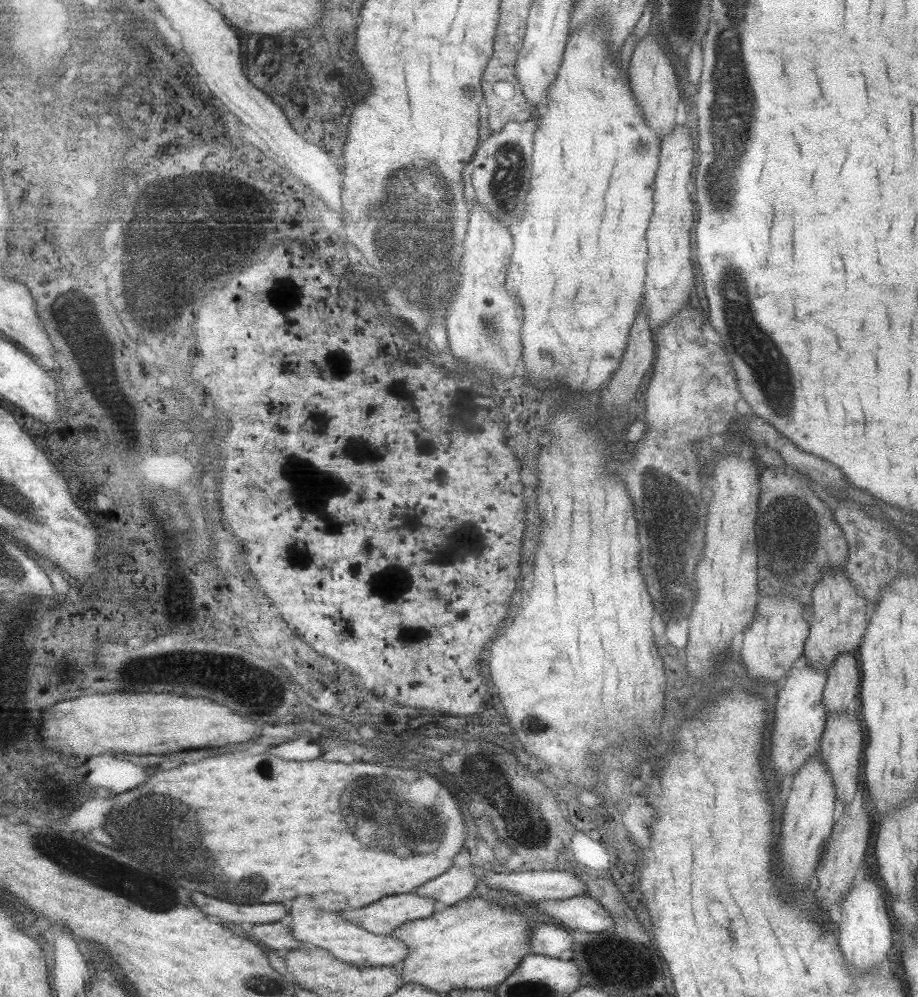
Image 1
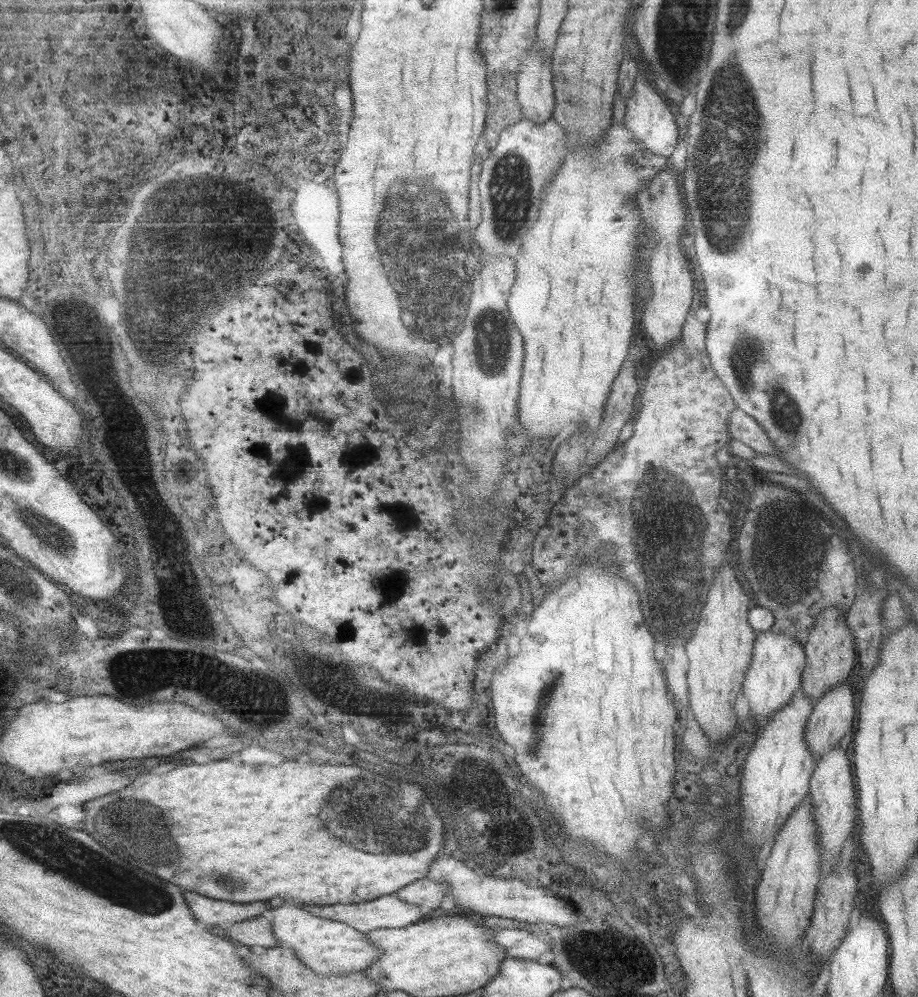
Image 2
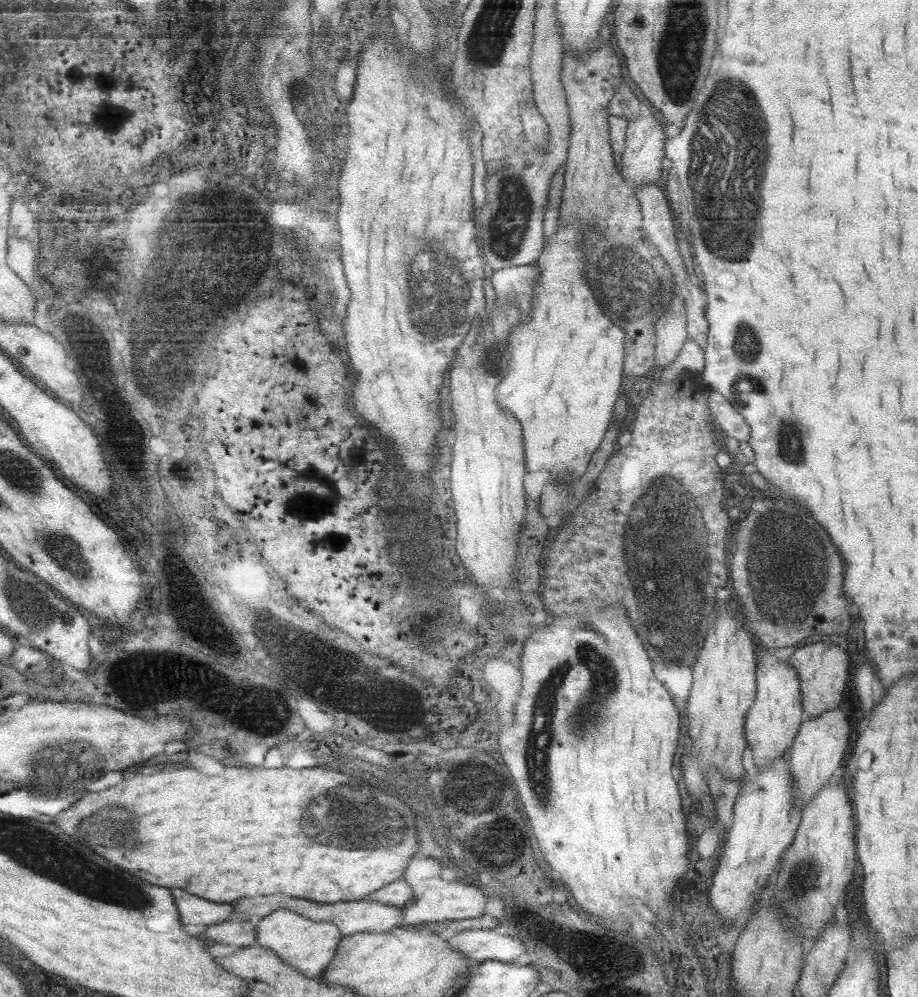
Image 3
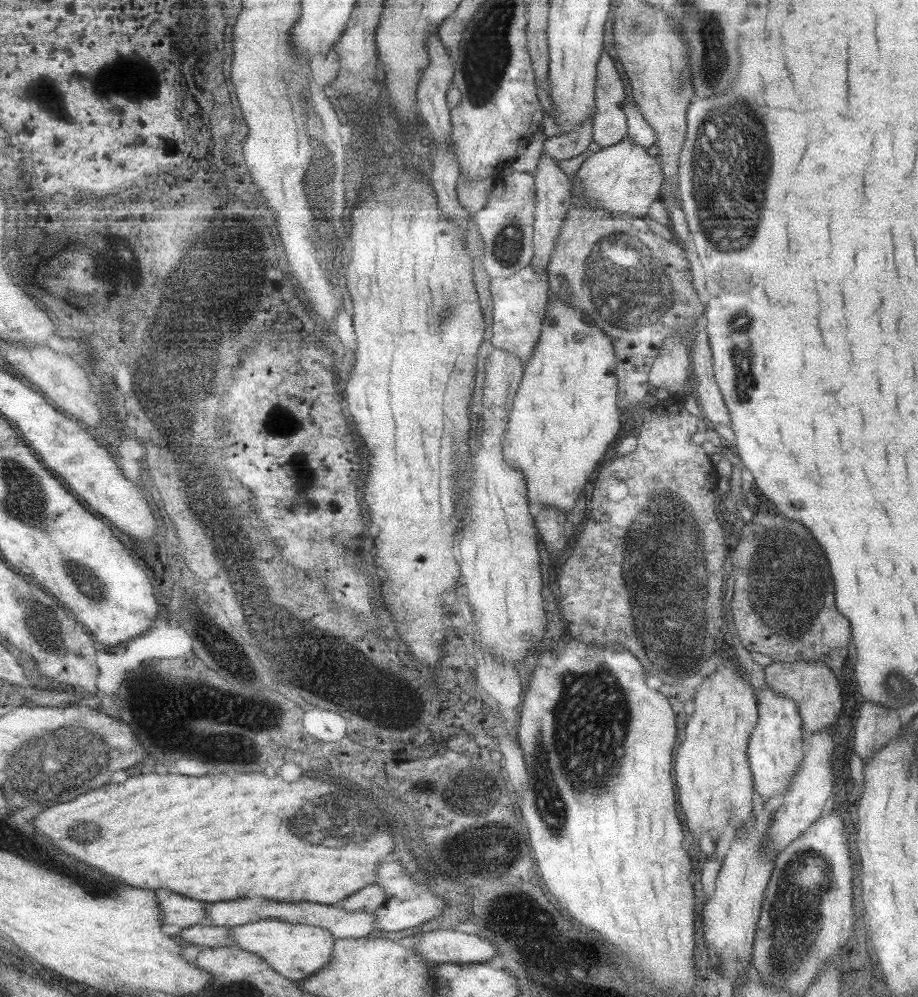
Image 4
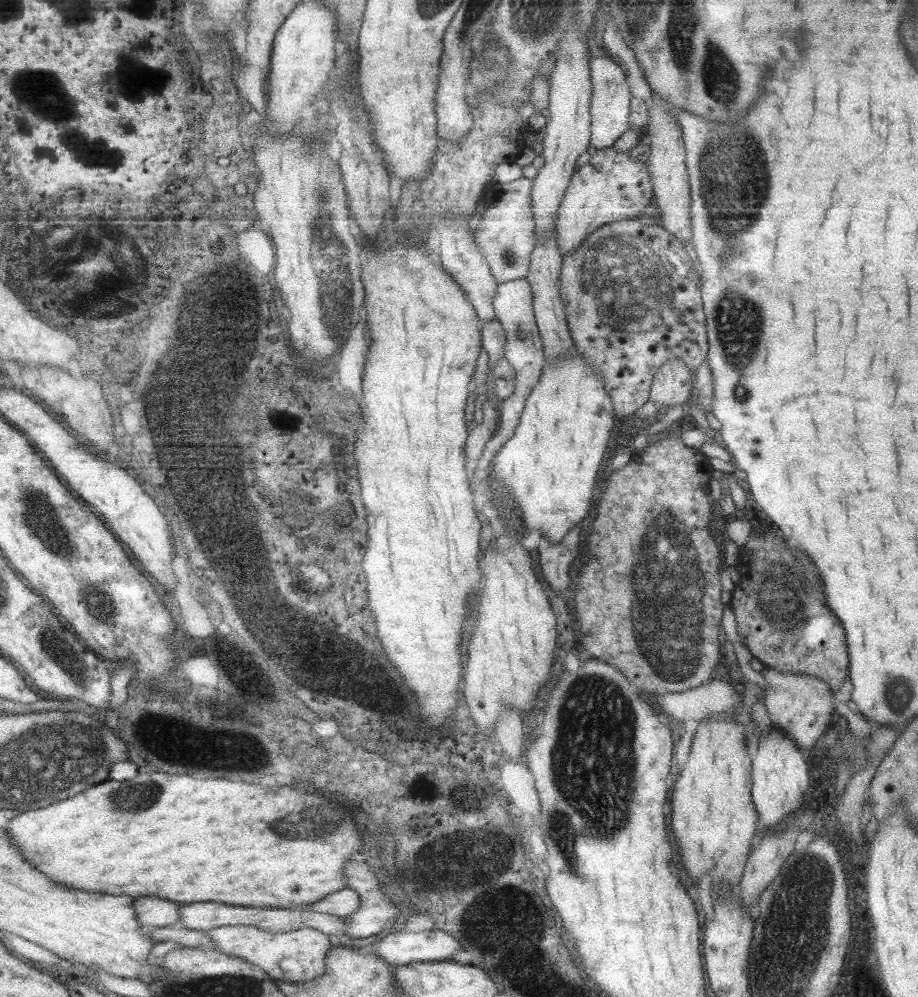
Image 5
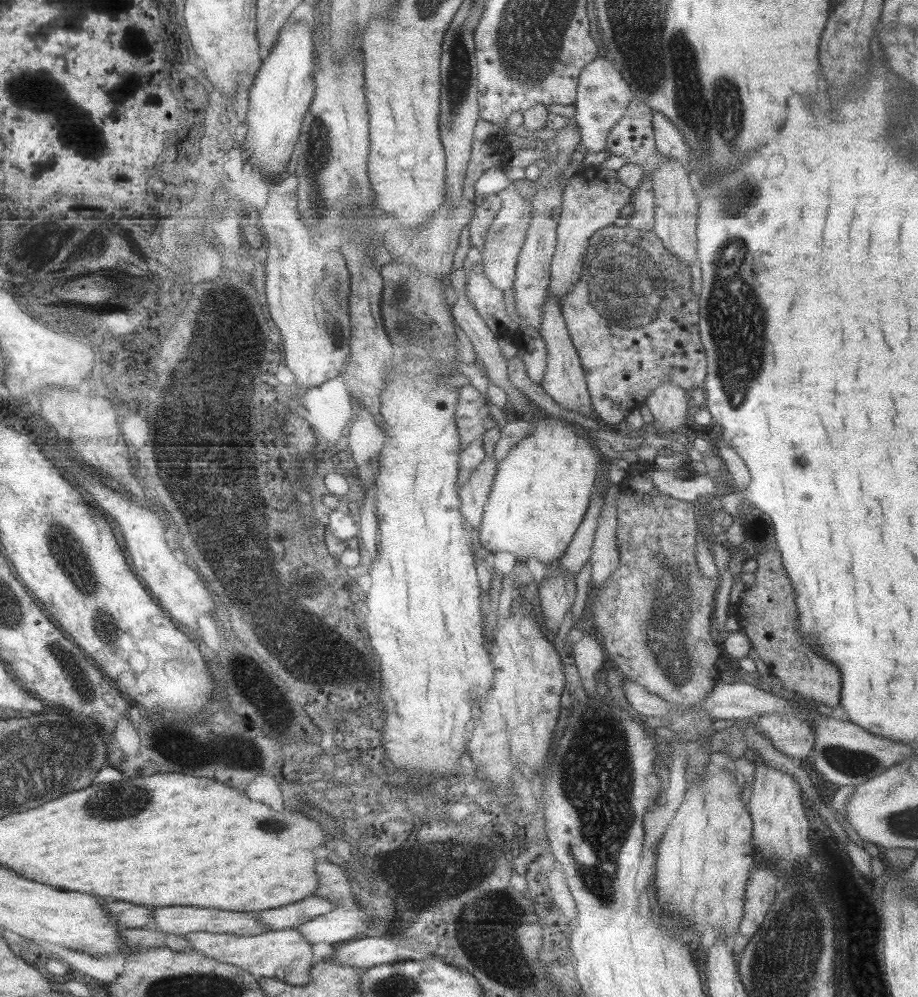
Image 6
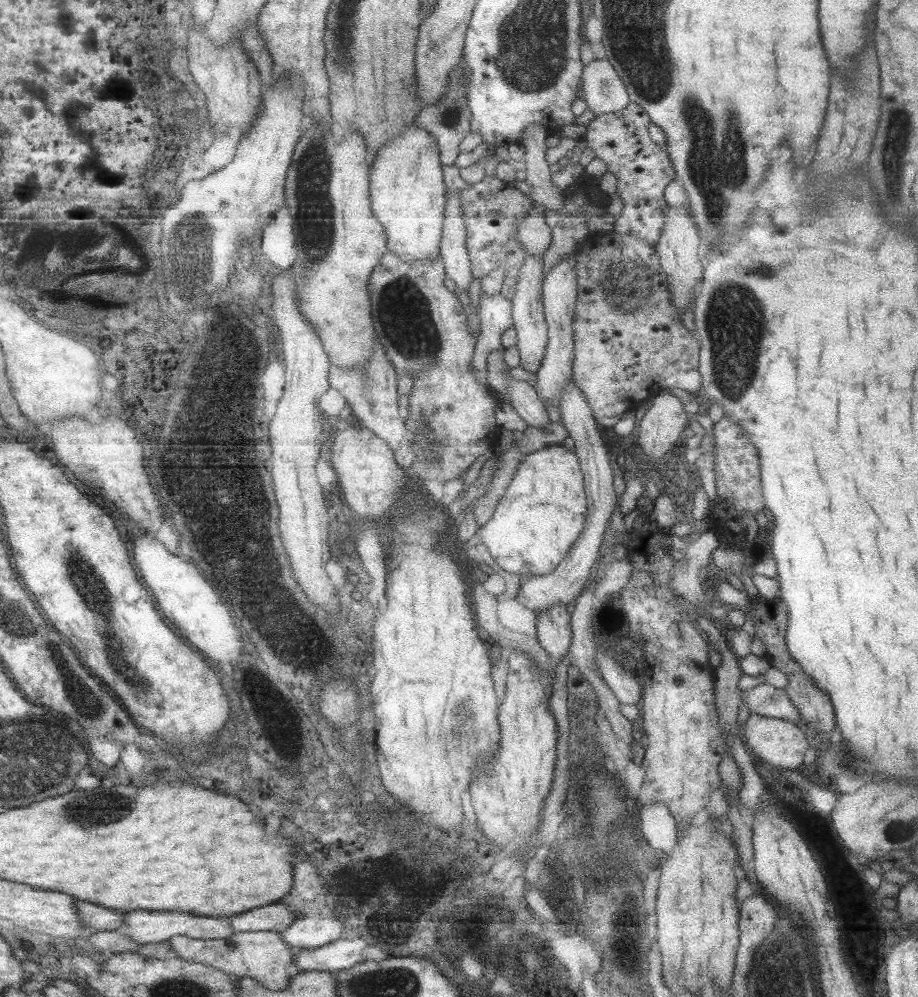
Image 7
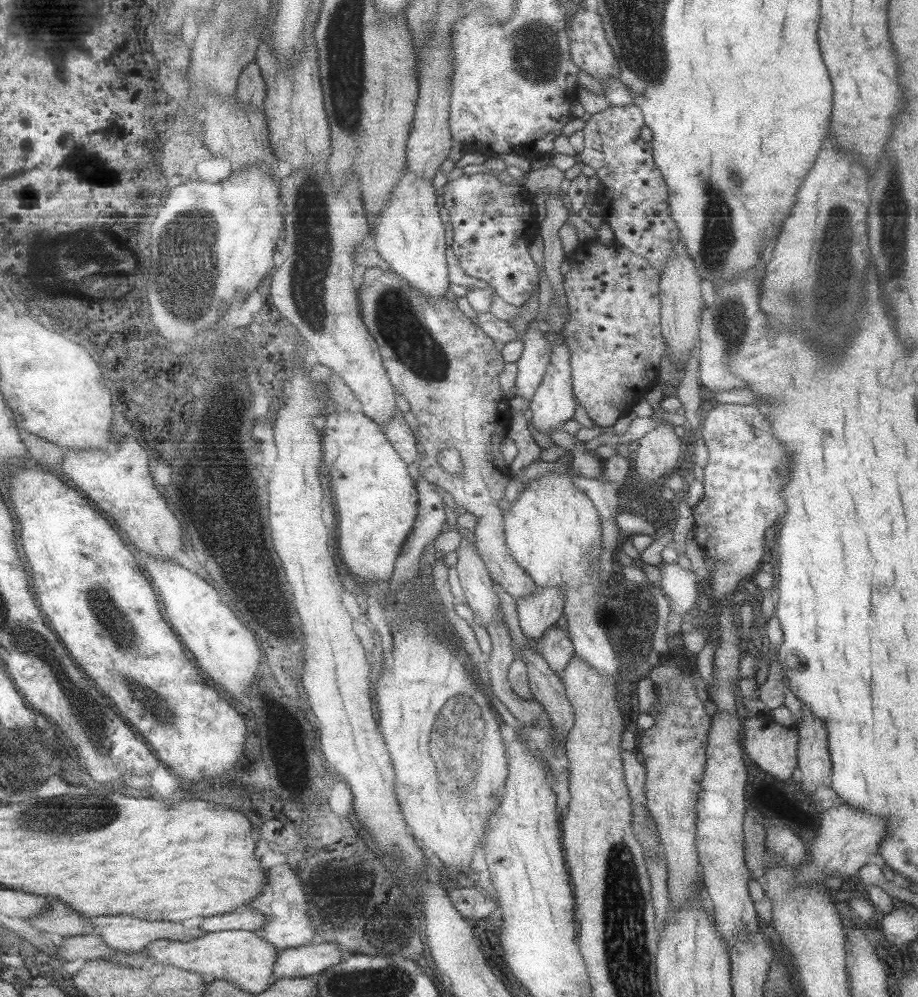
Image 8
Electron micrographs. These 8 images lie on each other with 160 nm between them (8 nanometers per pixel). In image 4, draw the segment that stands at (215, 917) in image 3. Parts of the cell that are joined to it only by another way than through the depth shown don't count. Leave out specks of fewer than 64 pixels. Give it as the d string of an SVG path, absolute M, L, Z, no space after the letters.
M157 890L157 900L162 908L162 920L171 930L185 929L195 925L206 924L207 902L191 900L171 890Z

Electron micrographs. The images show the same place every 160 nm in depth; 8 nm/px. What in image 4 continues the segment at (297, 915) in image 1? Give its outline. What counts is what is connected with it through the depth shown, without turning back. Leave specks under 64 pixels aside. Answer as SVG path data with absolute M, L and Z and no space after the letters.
M263 920L233 927L230 936L235 946L258 954L279 974L291 980L300 981L329 965L334 957L337 938L331 931L319 926L289 924L283 920Z

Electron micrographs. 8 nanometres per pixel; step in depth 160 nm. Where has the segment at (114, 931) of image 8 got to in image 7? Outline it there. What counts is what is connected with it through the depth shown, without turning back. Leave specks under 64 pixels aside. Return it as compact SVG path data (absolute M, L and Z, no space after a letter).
M151 910L126 911L125 928L123 932L130 936L135 942L151 943L165 942L174 936L189 936L191 938L211 940L227 938L235 933L231 927L229 917L209 917L197 916L195 914L185 914L185 912L151 912Z

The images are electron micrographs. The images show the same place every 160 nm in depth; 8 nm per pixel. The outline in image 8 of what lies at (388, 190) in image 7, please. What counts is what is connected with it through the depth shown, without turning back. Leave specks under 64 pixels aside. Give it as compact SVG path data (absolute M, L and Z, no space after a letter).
M406 165L403 178L394 190L394 198L376 221L372 247L413 288L429 299L441 299L451 286L447 258L451 247L447 246L447 232L439 214L441 190L431 181L419 178Z

